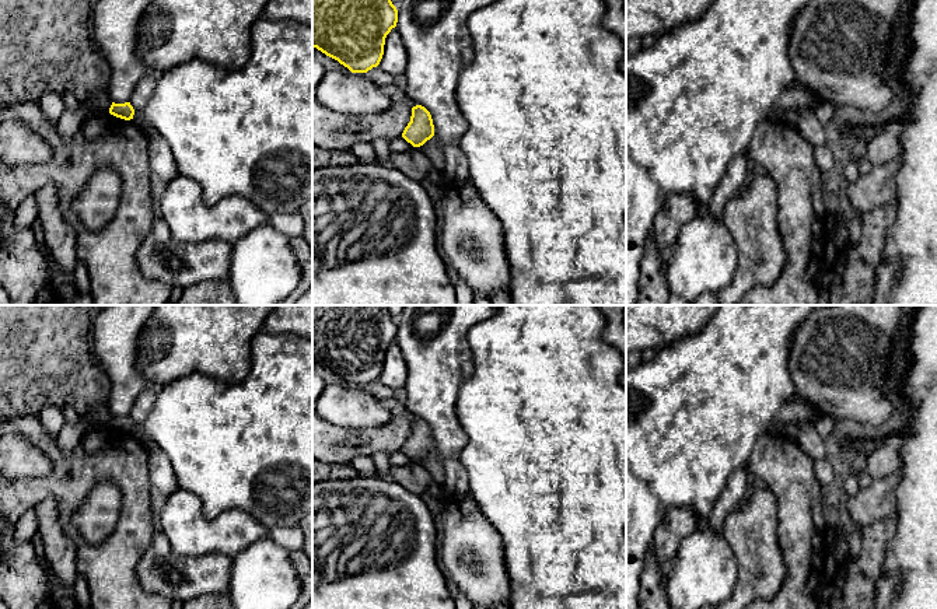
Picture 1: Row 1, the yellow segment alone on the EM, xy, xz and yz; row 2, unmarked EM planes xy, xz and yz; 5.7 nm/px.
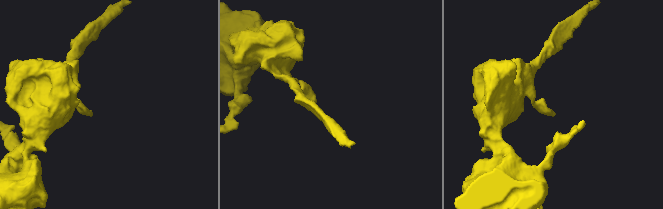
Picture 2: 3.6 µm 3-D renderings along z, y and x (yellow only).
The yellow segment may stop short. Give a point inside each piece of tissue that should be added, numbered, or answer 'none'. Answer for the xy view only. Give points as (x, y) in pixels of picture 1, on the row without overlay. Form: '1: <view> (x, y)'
none

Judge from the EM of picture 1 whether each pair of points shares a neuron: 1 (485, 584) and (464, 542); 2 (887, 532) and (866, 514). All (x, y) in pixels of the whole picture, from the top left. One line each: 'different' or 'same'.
1: same
2: different

